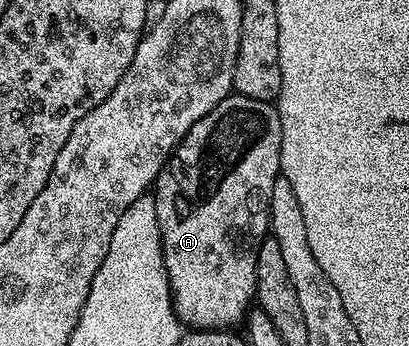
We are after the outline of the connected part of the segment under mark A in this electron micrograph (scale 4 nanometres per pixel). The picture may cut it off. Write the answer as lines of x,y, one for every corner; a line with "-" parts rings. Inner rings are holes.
234,92
220,100
208,116
192,124
166,167
158,173
152,197
160,220
162,251
174,296
174,312
187,327
225,330
247,317
256,298
256,256
270,228
272,188
282,169
281,147
282,125
277,105

